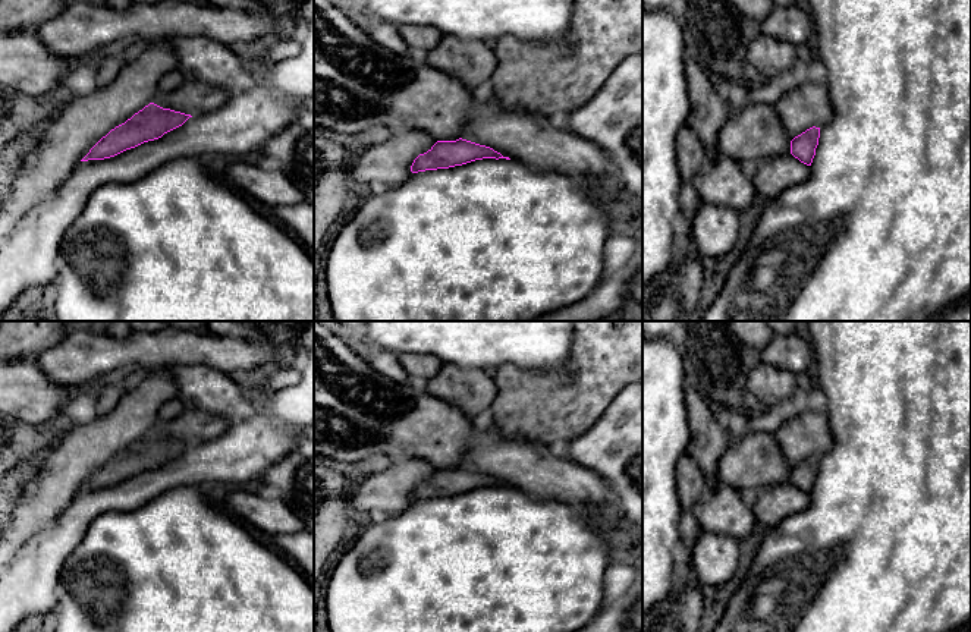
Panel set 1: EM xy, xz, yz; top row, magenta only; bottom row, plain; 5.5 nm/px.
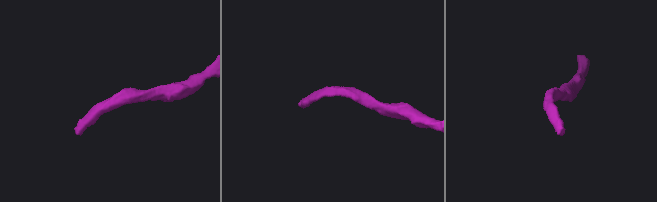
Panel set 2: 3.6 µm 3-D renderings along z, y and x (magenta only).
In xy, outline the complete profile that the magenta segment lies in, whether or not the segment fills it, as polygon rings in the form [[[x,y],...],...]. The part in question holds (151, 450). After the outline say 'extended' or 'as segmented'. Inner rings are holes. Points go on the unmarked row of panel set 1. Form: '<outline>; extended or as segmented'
[[[150,431],[103,465],[81,490],[110,487],[144,471],[158,468],[182,455],[189,446],[192,444]]]; as segmented

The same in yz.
[[[810,456],[791,469],[791,482],[801,491],[811,494],[818,474],[820,456]]]; as segmented

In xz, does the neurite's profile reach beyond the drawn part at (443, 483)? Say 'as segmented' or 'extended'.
as segmented

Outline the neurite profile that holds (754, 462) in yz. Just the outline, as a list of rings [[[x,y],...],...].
[[[751,431],[720,456],[716,479],[738,493],[760,491],[791,481],[791,468],[773,434]]]

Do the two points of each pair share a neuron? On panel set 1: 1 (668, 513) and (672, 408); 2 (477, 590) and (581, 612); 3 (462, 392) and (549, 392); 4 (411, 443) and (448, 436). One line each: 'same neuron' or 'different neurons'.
1: same neuron
2: same neuron
3: different neurons
4: same neuron

